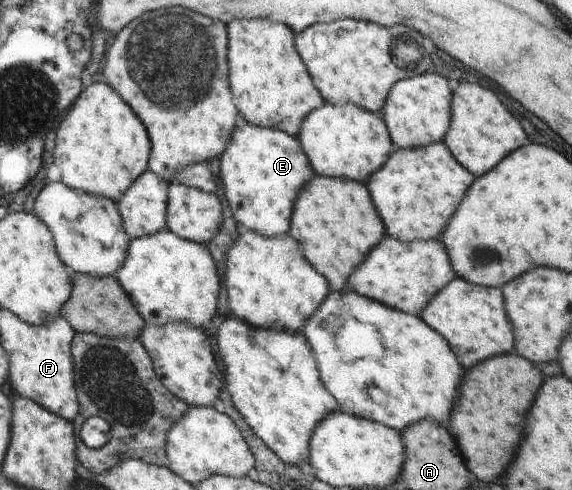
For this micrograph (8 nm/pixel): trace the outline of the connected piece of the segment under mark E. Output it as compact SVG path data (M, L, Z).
M239 114L232 139L219 159L224 191L236 222L264 237L289 234L297 197L315 175L298 138L249 124Z

